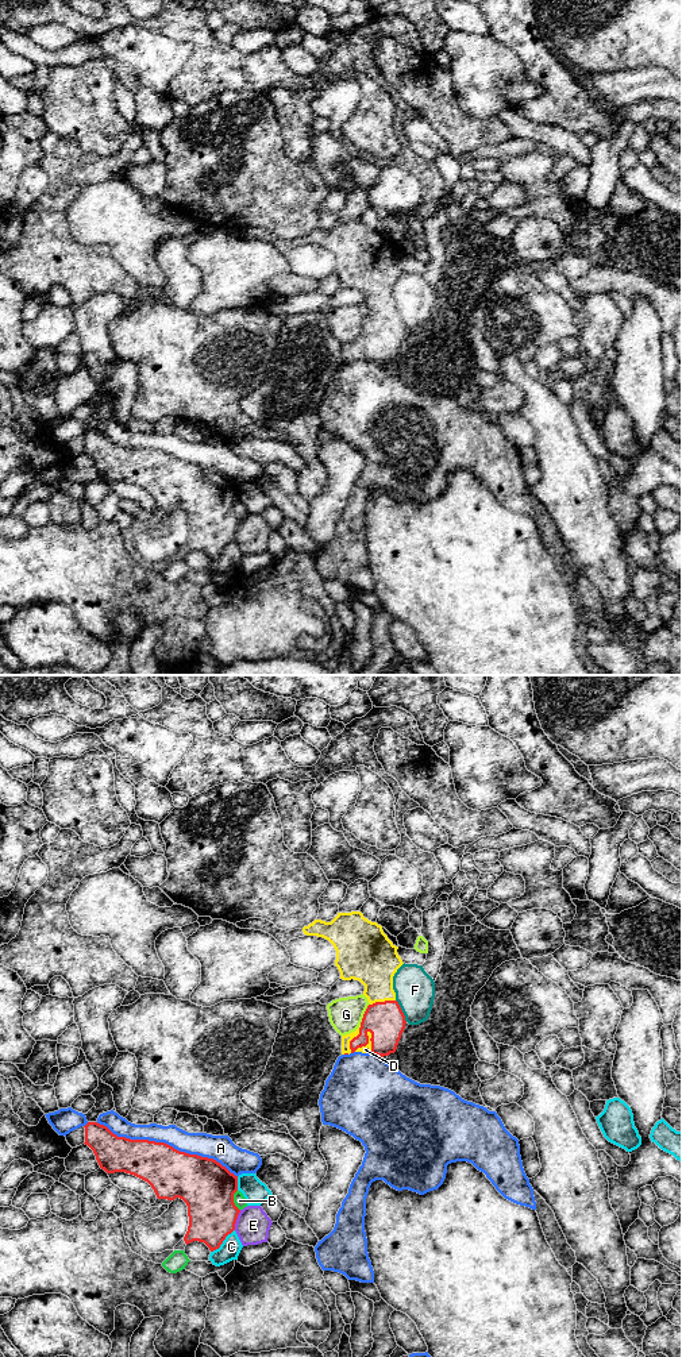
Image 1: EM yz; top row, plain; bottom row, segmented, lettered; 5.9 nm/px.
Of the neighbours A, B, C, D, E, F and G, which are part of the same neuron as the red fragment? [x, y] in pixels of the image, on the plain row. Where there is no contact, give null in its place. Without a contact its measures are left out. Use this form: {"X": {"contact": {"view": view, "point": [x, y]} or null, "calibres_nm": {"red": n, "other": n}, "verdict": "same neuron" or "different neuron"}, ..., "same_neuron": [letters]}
{"A": {"contact": {"view": "yz", "point": [166, 453]}, "calibres_nm": {"red": 280, "other": 140}, "verdict": "different neuron"}, "B": {"contact": {"view": "yz", "point": [232, 509]}, "calibres_nm": {"red": 320, "other": 70}, "verdict": "different neuron"}, "C": {"contact": {"view": "yz", "point": [222, 551]}, "calibres_nm": {"red": 280, "other": 120}, "verdict": "different neuron"}, "D": {"contact": {"view": "yz", "point": [366, 353]}, "calibres_nm": {"red": 220, "other": 50}, "verdict": "same neuron"}, "E": {"contact": {"view": "yz", "point": [237, 527]}, "calibres_nm": {"red": 320, "other": 200}, "verdict": "different neuron"}, "F": {"contact": {"view": "yz", "point": [401, 319]}, "calibres_nm": {"red": 220, "other": 240}, "verdict": "different neuron"}, "G": {"contact": {"view": "yz", "point": [363, 323]}, "calibres_nm": {"red": 220, "other": 200}, "verdict": "different neuron"}, "same_neuron": ["D"]}

